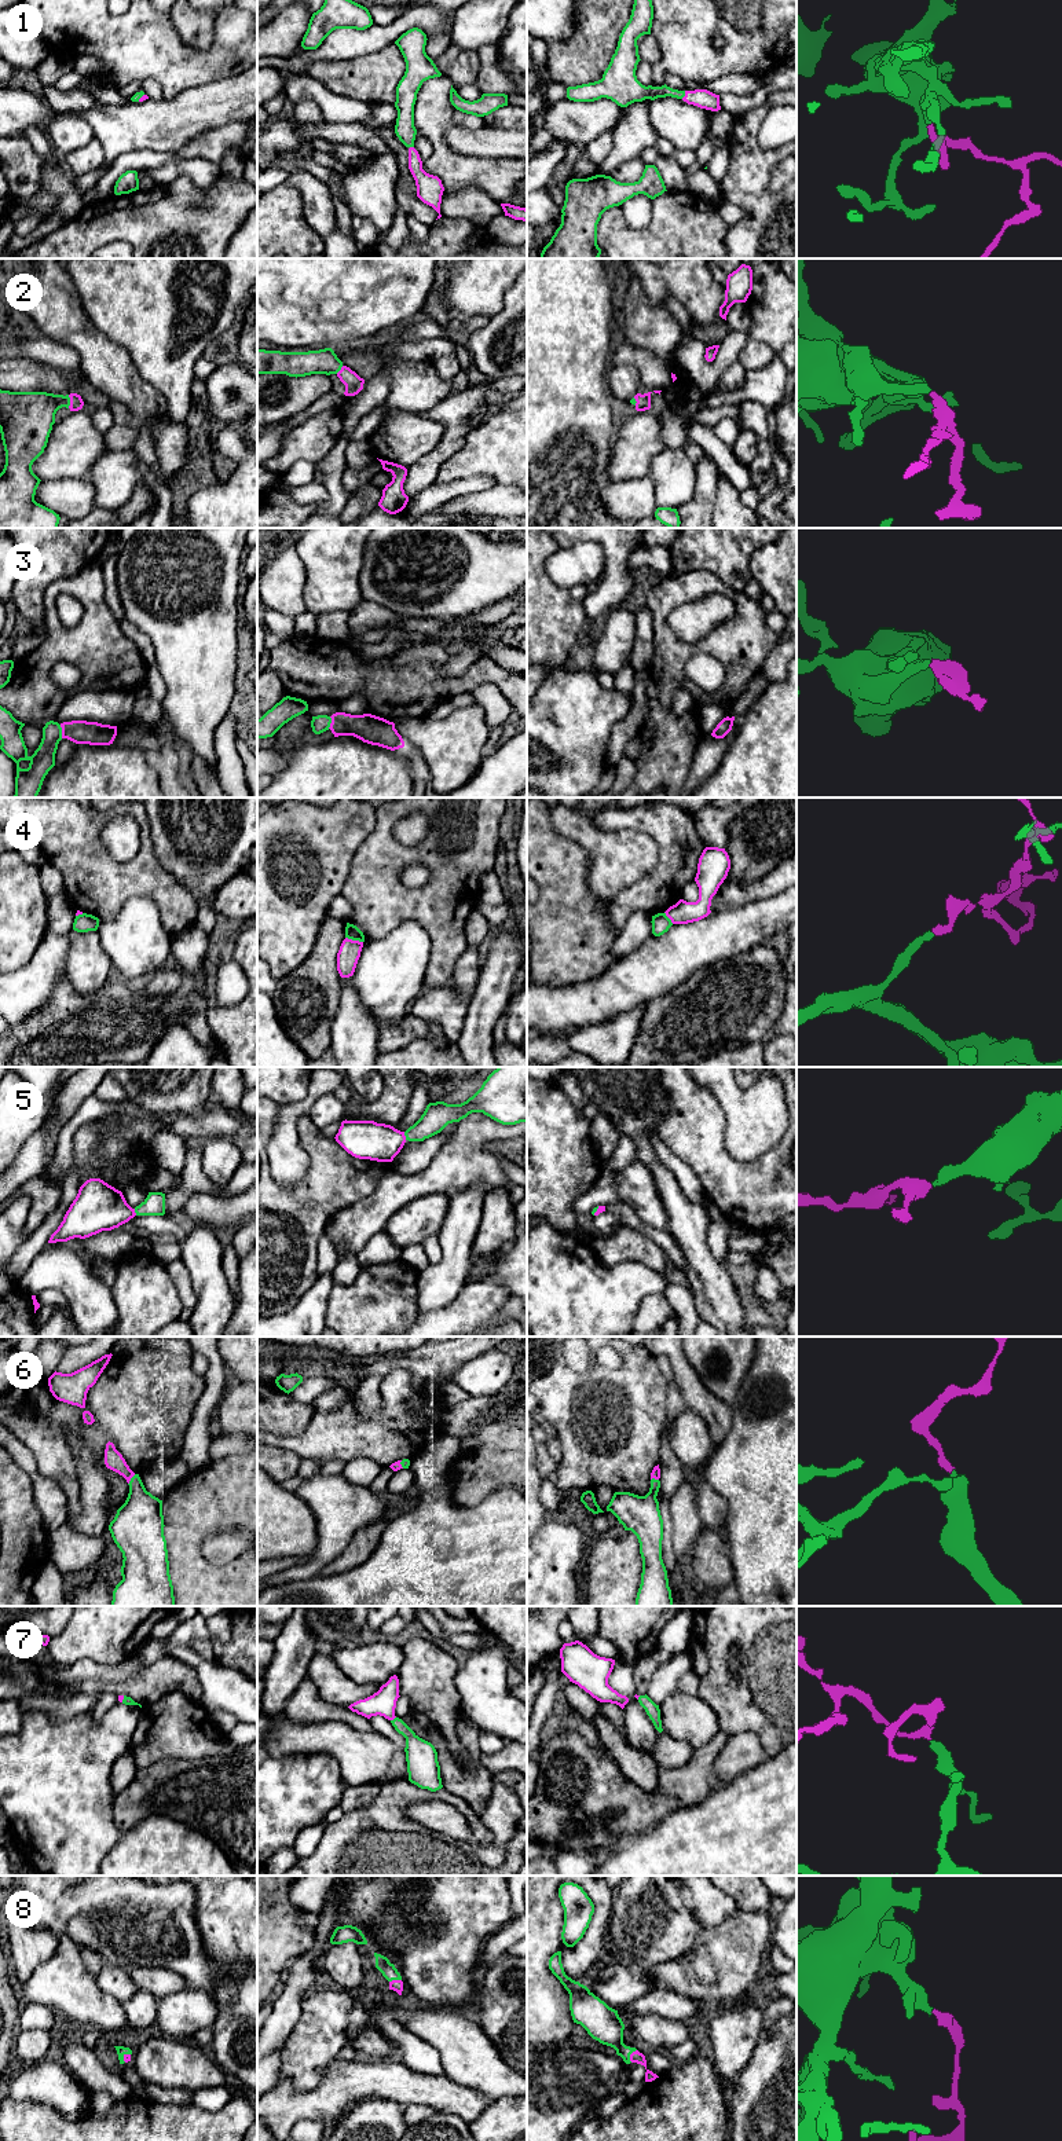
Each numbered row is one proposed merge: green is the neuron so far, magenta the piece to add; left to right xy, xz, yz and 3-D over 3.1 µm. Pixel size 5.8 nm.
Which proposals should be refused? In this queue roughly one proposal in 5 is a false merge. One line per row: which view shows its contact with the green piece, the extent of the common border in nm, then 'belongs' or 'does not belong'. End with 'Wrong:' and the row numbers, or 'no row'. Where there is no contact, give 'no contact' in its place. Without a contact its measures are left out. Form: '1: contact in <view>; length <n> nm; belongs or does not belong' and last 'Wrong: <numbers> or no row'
1: contact in yz; length 50 nm; belongs
2: contact in xy; length 80 nm; belongs
3: contact in xy; length 80 nm; belongs
4: contact in xz; length 110 nm; does not belong
5: contact in xz; length 50 nm; belongs
6: contact in xy; length 80 nm; belongs
7: contact in xz; length 40 nm; belongs
8: contact in yz; length 90 nm; belongs
Wrong: 4

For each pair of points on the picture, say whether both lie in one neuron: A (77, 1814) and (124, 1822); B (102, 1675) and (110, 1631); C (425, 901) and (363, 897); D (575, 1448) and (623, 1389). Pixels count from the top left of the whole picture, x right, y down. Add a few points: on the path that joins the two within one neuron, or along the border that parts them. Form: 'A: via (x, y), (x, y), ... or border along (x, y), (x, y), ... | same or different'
A: border along (112, 1800), (113, 1824), (120, 1835) | different
B: border along (134, 1653), (113, 1664), (79, 1659), (70, 1665) | different
C: via (410, 901), (381, 901), (378, 898) | same
D: via (590, 1433), (619, 1404) | same

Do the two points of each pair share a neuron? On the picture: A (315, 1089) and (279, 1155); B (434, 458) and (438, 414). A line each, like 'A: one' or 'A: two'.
A: one
B: one

